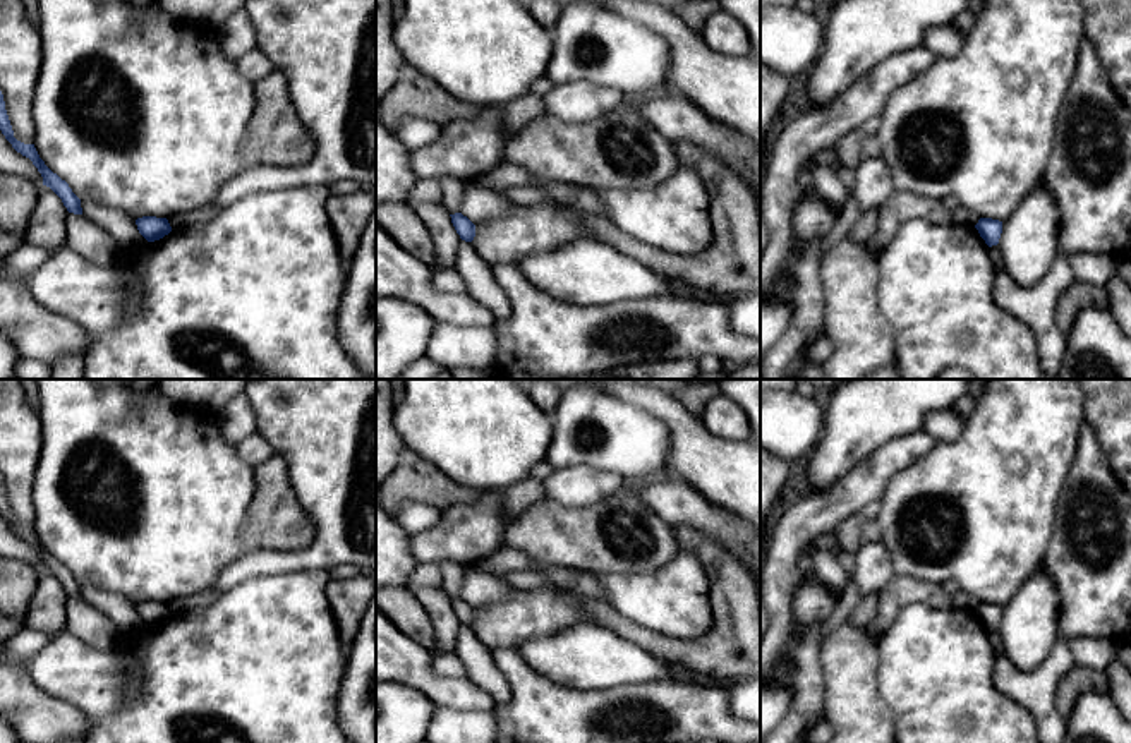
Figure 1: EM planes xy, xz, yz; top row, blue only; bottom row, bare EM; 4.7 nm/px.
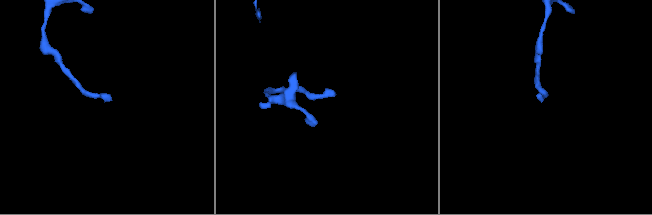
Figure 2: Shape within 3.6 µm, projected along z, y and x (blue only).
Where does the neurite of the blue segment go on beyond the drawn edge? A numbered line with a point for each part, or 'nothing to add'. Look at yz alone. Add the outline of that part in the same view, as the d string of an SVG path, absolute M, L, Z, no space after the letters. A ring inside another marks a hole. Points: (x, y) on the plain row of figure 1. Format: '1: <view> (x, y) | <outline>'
nothing to add

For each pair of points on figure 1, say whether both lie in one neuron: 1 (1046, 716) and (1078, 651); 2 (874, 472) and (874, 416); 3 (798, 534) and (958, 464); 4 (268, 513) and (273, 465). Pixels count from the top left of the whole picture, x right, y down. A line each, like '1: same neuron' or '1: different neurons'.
1: same neuron
2: different neurons
3: different neurons
4: same neuron

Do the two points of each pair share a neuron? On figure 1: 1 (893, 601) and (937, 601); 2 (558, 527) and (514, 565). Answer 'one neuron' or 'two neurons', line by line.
1: one neuron
2: two neurons

